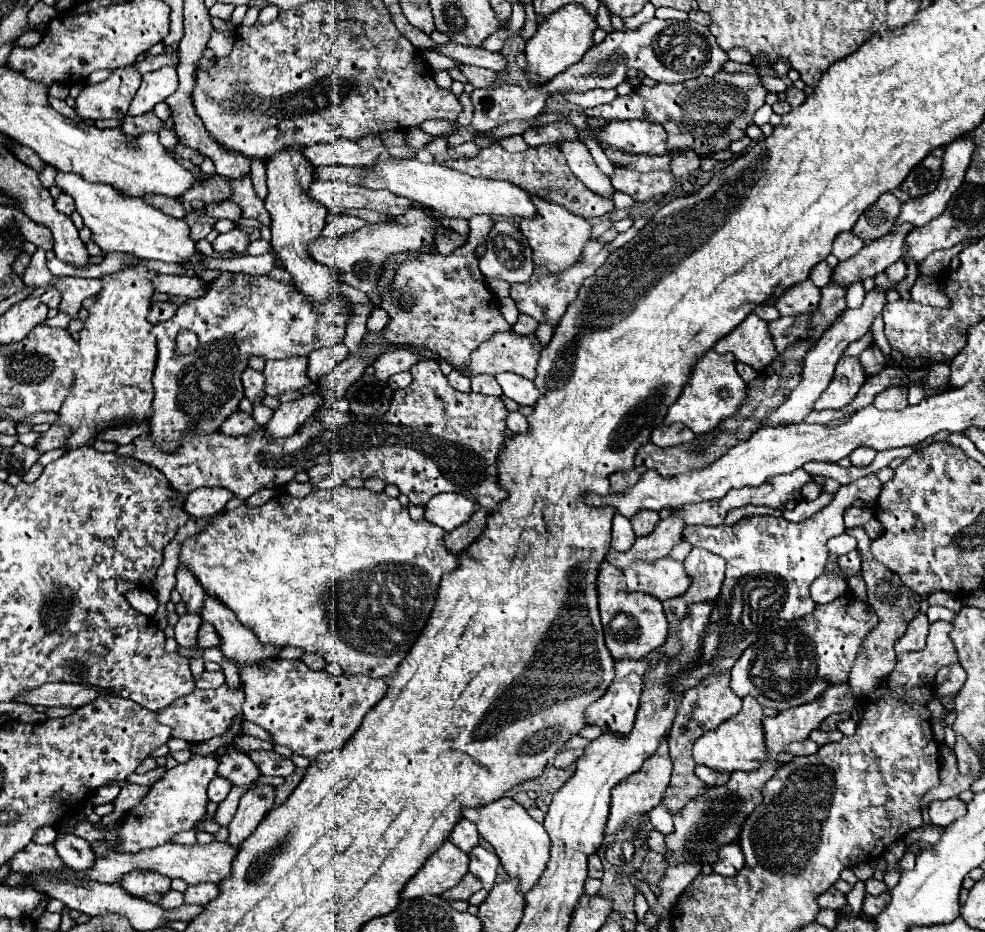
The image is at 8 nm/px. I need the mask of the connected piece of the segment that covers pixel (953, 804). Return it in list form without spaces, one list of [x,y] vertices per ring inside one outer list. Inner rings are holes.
[[[950,798],[946,802],[936,802],[936,804],[930,804],[928,806],[928,812],[930,812],[930,820],[932,824],[940,826],[940,828],[946,828],[948,824],[956,822],[958,818],[964,816],[966,812],[966,804],[958,798]]]

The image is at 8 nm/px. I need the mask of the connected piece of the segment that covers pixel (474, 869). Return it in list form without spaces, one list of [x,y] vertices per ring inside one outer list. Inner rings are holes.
[[[476,846],[470,852],[470,872],[482,880],[486,890],[492,890],[494,882],[496,882],[496,870],[500,866],[500,860],[494,852],[488,852],[482,846]]]

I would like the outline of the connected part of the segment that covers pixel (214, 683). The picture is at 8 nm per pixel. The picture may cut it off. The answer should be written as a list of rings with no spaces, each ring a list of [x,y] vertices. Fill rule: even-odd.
[[[206,670],[200,676],[200,680],[196,682],[196,688],[202,688],[202,690],[206,690],[206,688],[220,688],[224,682],[226,680],[224,680],[224,674],[222,672],[208,672]]]

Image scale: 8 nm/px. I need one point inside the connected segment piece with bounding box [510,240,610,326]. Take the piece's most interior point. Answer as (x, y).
(546, 297)

